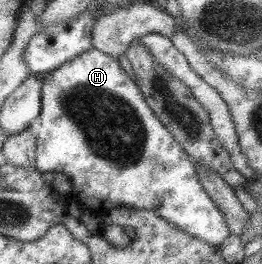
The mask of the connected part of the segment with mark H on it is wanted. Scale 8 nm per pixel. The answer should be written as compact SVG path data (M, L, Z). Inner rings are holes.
M94 48L75 56L72 60L56 68L56 70L50 71L50 74L41 81L40 104L39 115L33 128L35 135L34 169L40 174L51 172L66 175L71 182L74 199L83 209L88 209L92 214L96 215L105 215L112 209L117 209L118 207L128 207L134 210L152 210L168 224L175 226L188 236L197 238L200 242L205 242L212 246L219 245L224 238L230 234L221 210L210 200L208 193L204 192L199 178L196 176L196 172L194 172L191 158L187 154L184 154L181 146L172 138L170 132L166 130L166 127L155 117L155 114L150 108L148 108L140 89L134 84L132 76L121 61L114 60L111 56Z

